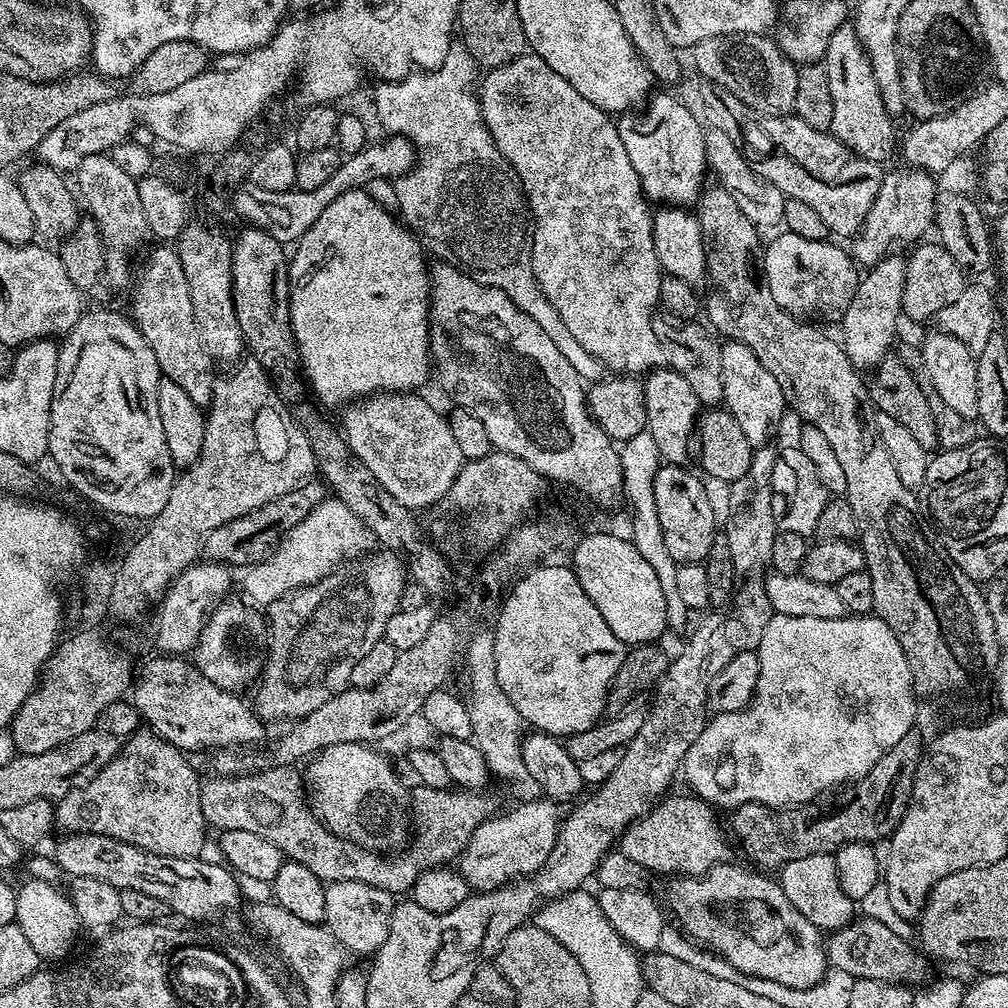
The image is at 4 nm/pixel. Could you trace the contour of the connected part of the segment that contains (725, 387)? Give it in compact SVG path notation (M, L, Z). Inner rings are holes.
M729 340L721 343L720 353L722 354L722 390L724 398L723 407L732 415L734 422L738 422L738 427L742 434L746 434L746 442L753 446L760 446L765 443L768 431L772 428L772 423L786 412L782 386L778 386L774 374L758 362L758 354L750 350L737 340Z

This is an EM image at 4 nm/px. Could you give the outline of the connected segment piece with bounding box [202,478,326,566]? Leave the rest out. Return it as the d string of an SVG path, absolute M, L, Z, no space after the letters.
M319 479L305 480L299 488L290 490L290 494L282 494L282 498L274 498L274 502L266 502L266 506L258 506L258 510L250 510L250 514L242 514L218 526L204 540L203 555L209 561L229 566L259 564L280 543L281 536L296 526L306 514L310 514L310 510L314 510L314 506L318 506L325 498L326 488Z

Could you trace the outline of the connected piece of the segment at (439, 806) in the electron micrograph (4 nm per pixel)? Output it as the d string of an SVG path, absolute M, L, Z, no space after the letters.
M269 766L263 770L246 772L242 776L209 775L209 780L205 779L200 785L204 823L209 829L218 828L217 830L221 833L230 830L246 830L247 833L261 835L283 852L287 859L298 862L302 866L306 866L306 870L318 874L318 878L324 881L325 885L334 882L362 882L366 886L381 888L393 894L411 893L414 882L427 868L437 868L455 861L470 842L474 830L478 830L478 826L497 811L496 800L492 796L487 796L487 791L469 791L467 788L457 786L431 788L417 783L416 789L413 787L410 792L410 816L411 819L412 816L416 819L416 828L414 824L414 835L411 837L410 843L395 854L367 852L354 842L334 835L325 826L323 820L310 807L309 801L306 799L305 781L302 779L301 773L299 776L295 772L296 770L292 766Z

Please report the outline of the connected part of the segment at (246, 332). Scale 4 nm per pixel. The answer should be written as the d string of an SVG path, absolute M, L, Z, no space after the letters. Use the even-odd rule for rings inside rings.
M244 226L232 245L232 300L236 308L247 351L268 373L272 387L285 405L292 406L306 396L306 386L298 367L296 335L290 326L288 305L289 253L269 232Z

